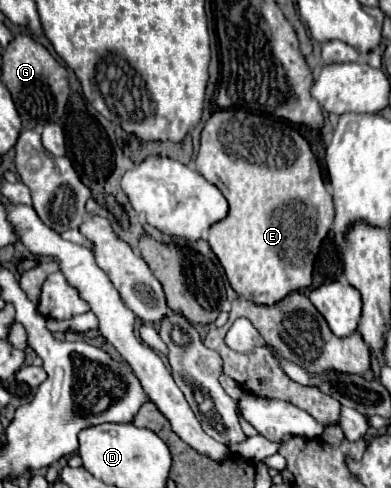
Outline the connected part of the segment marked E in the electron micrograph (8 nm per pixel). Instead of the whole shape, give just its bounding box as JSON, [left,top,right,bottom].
[196,110,336,306]

